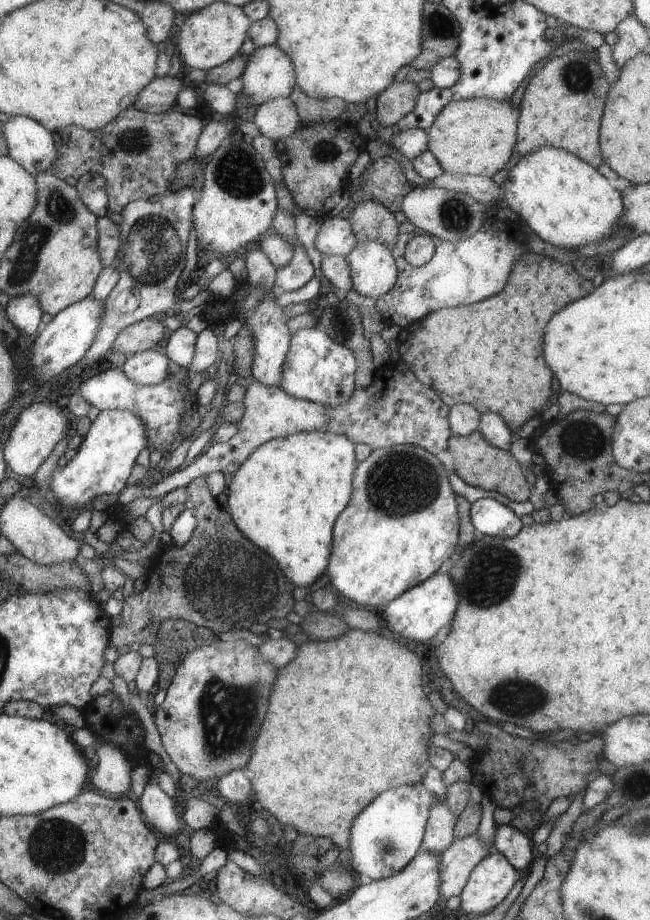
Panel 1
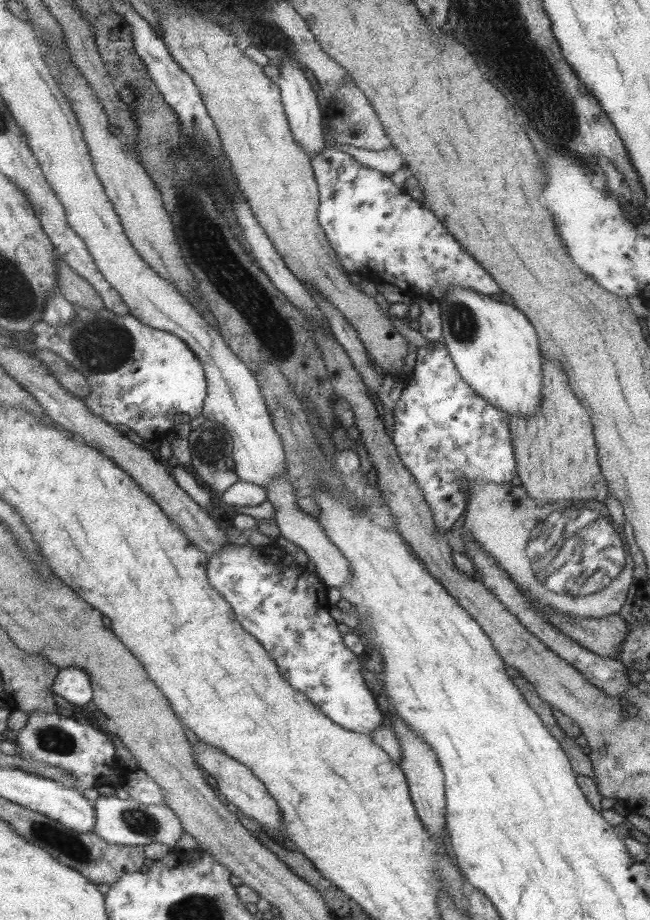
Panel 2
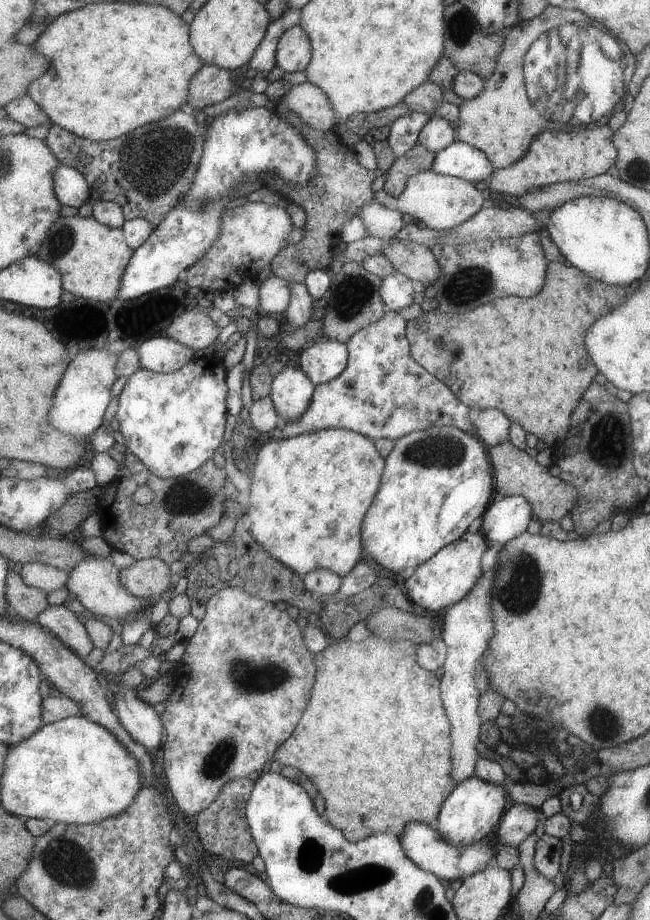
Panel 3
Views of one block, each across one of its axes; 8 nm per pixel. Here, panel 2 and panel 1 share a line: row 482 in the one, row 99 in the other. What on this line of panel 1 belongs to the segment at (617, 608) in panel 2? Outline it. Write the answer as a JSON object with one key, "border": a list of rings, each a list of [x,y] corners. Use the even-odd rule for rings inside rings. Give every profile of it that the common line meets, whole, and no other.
{"border":[[[466,99],[449,103],[426,130],[427,150],[436,156],[444,171],[492,177],[504,169],[517,146],[518,99]]]}

